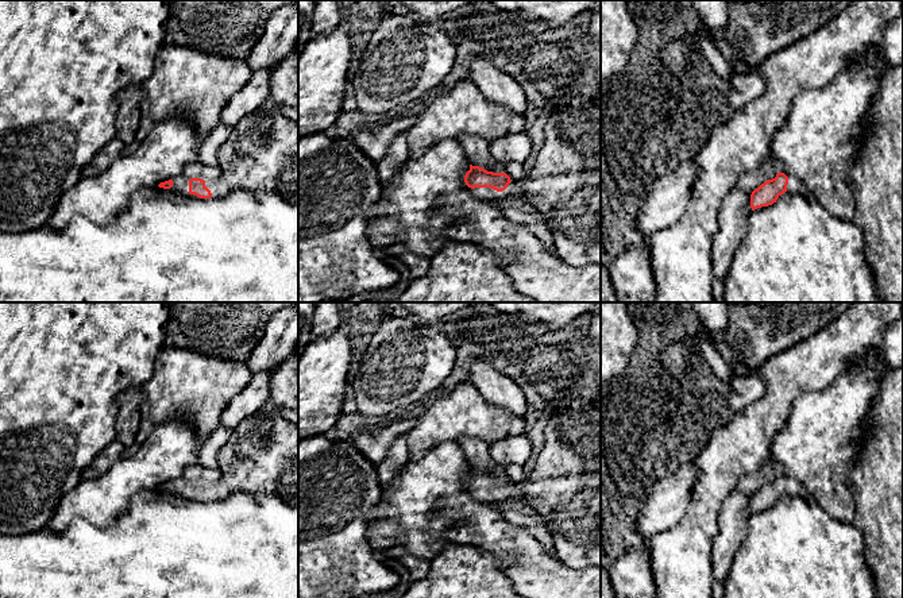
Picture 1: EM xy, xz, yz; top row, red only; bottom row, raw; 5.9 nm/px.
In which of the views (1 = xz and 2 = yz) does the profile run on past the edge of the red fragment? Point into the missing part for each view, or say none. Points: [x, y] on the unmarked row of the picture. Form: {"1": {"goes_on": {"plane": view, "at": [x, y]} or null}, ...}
{"1": {"goes_on": {"plane": "xz", "at": [489, 497]}}, "2": {"goes_on": {"plane": "yz", "at": [795, 489]}}}

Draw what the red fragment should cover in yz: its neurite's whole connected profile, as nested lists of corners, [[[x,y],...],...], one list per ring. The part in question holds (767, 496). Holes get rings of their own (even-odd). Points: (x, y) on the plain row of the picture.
[[[777,475],[775,481],[765,483],[752,494],[752,513],[761,509],[772,508],[784,494],[788,494],[791,497],[802,497],[810,504],[814,502],[811,494],[799,481],[794,478],[786,478],[784,475]]]

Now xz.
[[[470,467],[470,472],[464,478],[466,487],[472,491],[471,495],[498,512],[501,509],[495,504],[497,495],[505,493],[510,483],[506,475],[493,475],[472,467]]]

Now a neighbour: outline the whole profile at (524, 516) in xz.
[[[513,483],[505,493],[497,495],[495,504],[501,509],[503,518],[513,525],[525,528],[545,548],[547,553],[556,556],[553,537],[543,517],[526,501],[514,497],[512,486]]]

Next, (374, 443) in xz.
[[[416,420],[378,427],[374,429],[363,429],[351,436],[352,444],[375,464],[383,462],[387,455],[389,445],[401,435],[406,435],[416,425]]]

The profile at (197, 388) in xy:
[[[163,347],[148,382],[142,385],[144,401],[139,408],[139,432],[131,445],[124,448],[123,458],[134,455],[150,432],[170,418],[184,417],[194,429],[198,448],[204,445],[228,404],[250,383],[252,371],[246,362],[209,358],[186,348]]]

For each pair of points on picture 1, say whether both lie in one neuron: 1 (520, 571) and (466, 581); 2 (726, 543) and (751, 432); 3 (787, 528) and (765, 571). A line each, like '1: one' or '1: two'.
1: two
2: two
3: one

